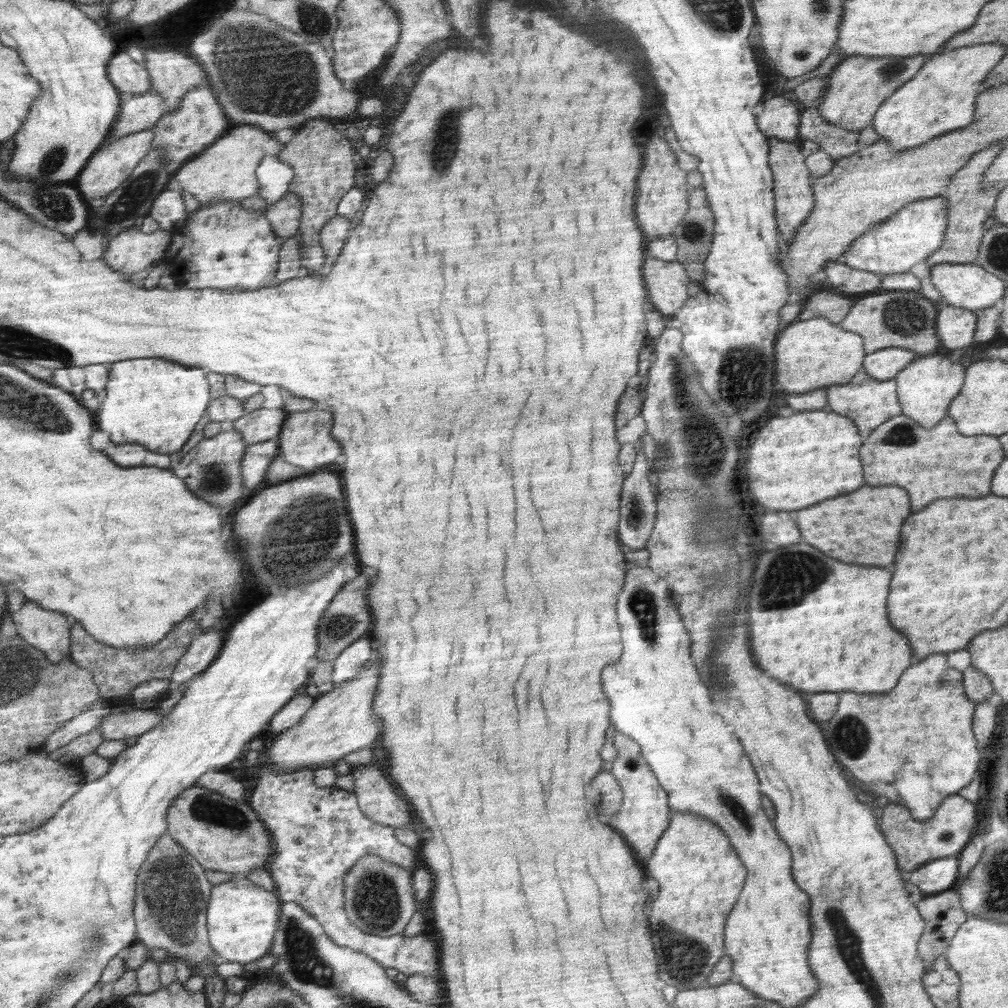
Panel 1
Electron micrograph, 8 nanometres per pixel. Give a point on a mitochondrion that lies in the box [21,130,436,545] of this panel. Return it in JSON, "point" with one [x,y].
{"point":[126,206]}

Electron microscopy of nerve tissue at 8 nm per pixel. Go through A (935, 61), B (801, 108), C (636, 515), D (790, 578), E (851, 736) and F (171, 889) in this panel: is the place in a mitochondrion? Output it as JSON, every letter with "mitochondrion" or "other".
{"A":"other","B":"other","C":"mitochondrion","D":"mitochondrion","E":"mitochondrion","F":"mitochondrion"}

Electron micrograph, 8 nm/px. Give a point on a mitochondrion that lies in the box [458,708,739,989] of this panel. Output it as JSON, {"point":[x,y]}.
{"point":[686,957]}

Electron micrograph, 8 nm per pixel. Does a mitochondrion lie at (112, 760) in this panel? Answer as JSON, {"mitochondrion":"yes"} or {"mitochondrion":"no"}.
{"mitochondrion":"no"}

